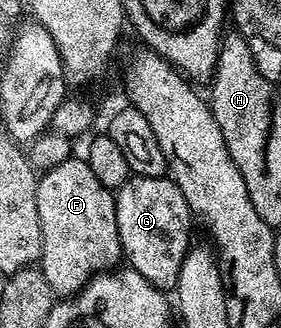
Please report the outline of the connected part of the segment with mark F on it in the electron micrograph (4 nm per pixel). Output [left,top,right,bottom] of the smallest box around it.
[36,157,124,297]

